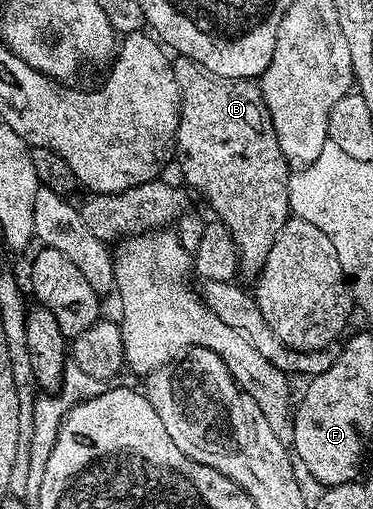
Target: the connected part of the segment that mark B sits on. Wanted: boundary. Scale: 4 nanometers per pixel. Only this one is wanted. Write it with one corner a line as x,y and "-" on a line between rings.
175,56
173,63
176,83
180,87
176,165
182,168
182,177
187,182
182,181
194,193
198,192
210,204
210,209
214,212
211,214
224,227
228,227
232,239
238,245
241,276
257,278
268,259
268,251
272,251
272,243
276,243
281,228
292,216
288,199
288,183
292,170
280,151
280,139
276,139
272,115
268,115
261,88
253,80
228,81
213,76
187,57

